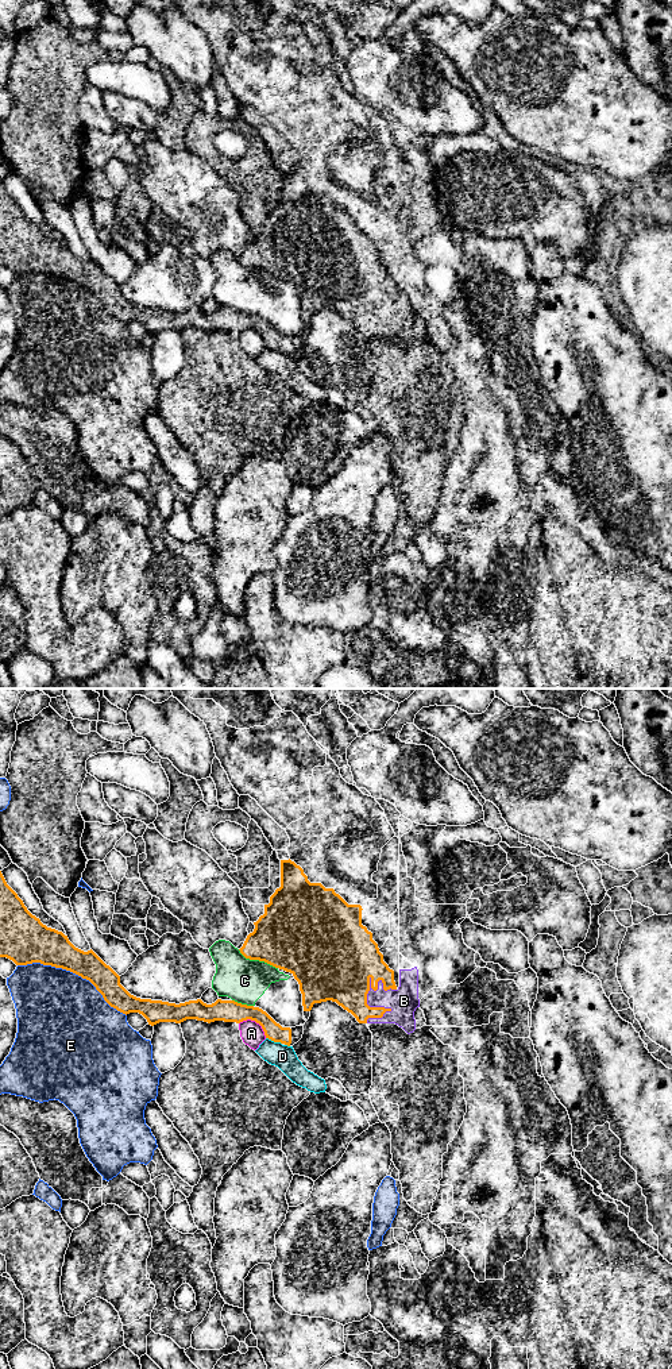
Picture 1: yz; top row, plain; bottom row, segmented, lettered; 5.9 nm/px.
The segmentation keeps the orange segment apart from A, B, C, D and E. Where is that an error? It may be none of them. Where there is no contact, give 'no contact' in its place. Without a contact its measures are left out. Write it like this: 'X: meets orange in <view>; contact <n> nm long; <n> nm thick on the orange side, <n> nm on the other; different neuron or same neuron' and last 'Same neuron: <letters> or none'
A: meets orange in yz; contact 190 nm long; 130 nm thick on the orange side, 140 nm on the other; different neuron
B: meets orange in yz; contact 280 nm long; 300 nm thick on the orange side, 160 nm on the other; same neuron
C: meets orange in yz; contact 260 nm long; 420 nm thick on the orange side, 260 nm on the other; different neuron
D: meets orange in yz; contact 100 nm long; 110 nm thick on the orange side, 140 nm on the other; different neuron
E: meets orange in yz; contact 700 nm long; 220 nm thick on the orange side, 500 nm on the other; different neuron
Same neuron: B

